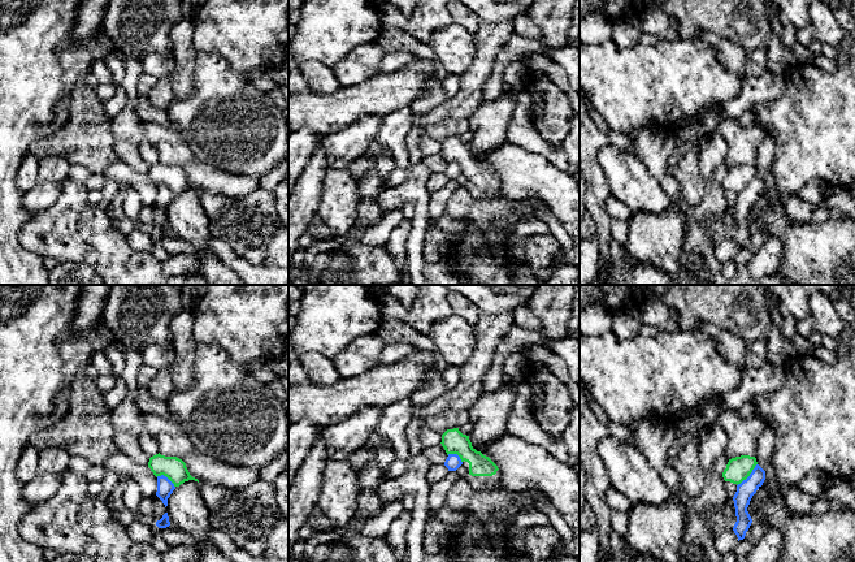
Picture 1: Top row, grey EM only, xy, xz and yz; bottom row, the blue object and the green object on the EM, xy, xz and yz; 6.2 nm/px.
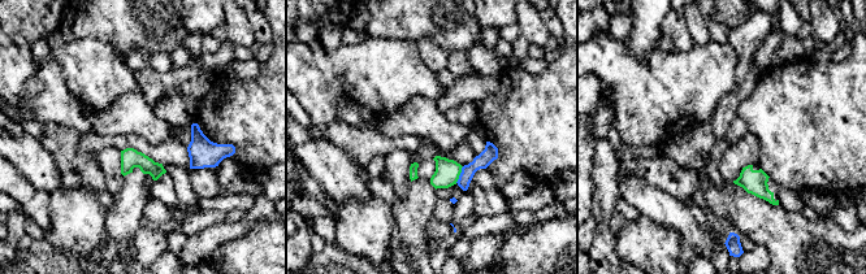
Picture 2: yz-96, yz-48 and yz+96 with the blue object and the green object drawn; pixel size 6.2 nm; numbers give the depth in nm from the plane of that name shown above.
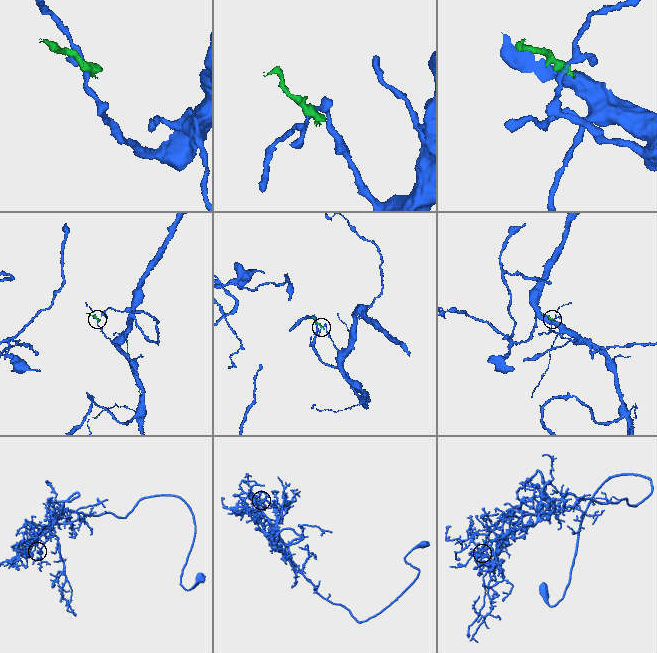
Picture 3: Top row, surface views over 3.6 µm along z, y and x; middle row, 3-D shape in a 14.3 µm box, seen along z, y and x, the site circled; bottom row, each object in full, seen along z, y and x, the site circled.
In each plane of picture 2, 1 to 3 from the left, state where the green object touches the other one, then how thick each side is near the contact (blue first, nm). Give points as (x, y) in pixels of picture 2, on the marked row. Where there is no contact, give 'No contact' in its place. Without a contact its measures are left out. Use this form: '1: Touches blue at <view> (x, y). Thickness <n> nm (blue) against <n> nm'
1: No contact
2: Touches blue at yz-48 (460, 174). Thickness 90 nm (blue) against 150 nm
3: No contact

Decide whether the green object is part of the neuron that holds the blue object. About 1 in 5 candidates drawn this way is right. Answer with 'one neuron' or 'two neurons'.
two neurons

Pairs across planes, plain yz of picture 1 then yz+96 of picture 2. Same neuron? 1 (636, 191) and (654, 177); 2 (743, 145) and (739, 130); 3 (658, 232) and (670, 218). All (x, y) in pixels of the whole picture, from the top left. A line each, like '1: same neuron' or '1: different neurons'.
1: different neurons
2: different neurons
3: different neurons

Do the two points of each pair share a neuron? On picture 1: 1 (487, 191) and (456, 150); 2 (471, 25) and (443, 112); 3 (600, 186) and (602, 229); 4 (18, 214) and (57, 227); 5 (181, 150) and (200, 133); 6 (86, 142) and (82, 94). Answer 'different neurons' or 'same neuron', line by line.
1: same neuron
2: different neurons
3: same neuron
4: different neurons
5: different neurons
6: same neuron

